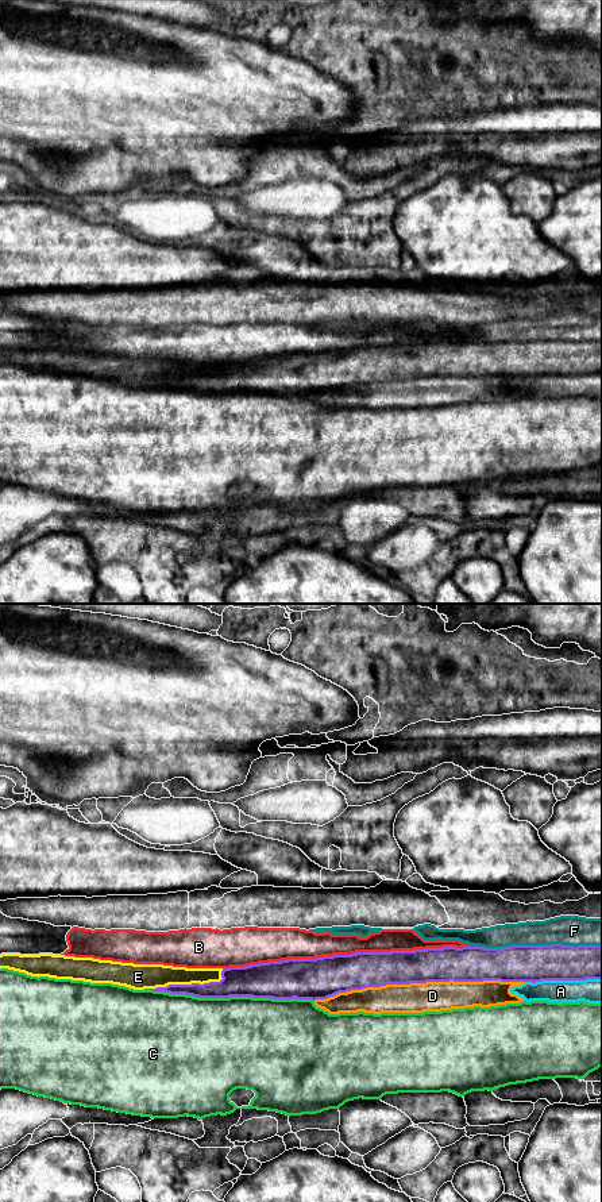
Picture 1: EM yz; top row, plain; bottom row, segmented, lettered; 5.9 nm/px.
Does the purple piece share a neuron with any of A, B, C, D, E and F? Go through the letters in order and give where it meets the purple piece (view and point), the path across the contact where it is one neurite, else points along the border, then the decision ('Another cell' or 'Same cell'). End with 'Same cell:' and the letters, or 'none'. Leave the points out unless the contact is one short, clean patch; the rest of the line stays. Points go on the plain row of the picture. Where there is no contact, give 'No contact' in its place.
A: Touches purple at yz (563, 374). Another cell
B: Touches purple at yz (351, 349). Another cell
C: Touches purple at yz (230, 390). Another cell
D: Touches purple at yz (419, 377). Another cell
E: Touches purple at yz (186, 380). Another cell
F: Touches purple at yz (540, 341). Another cell
Same cell: none

